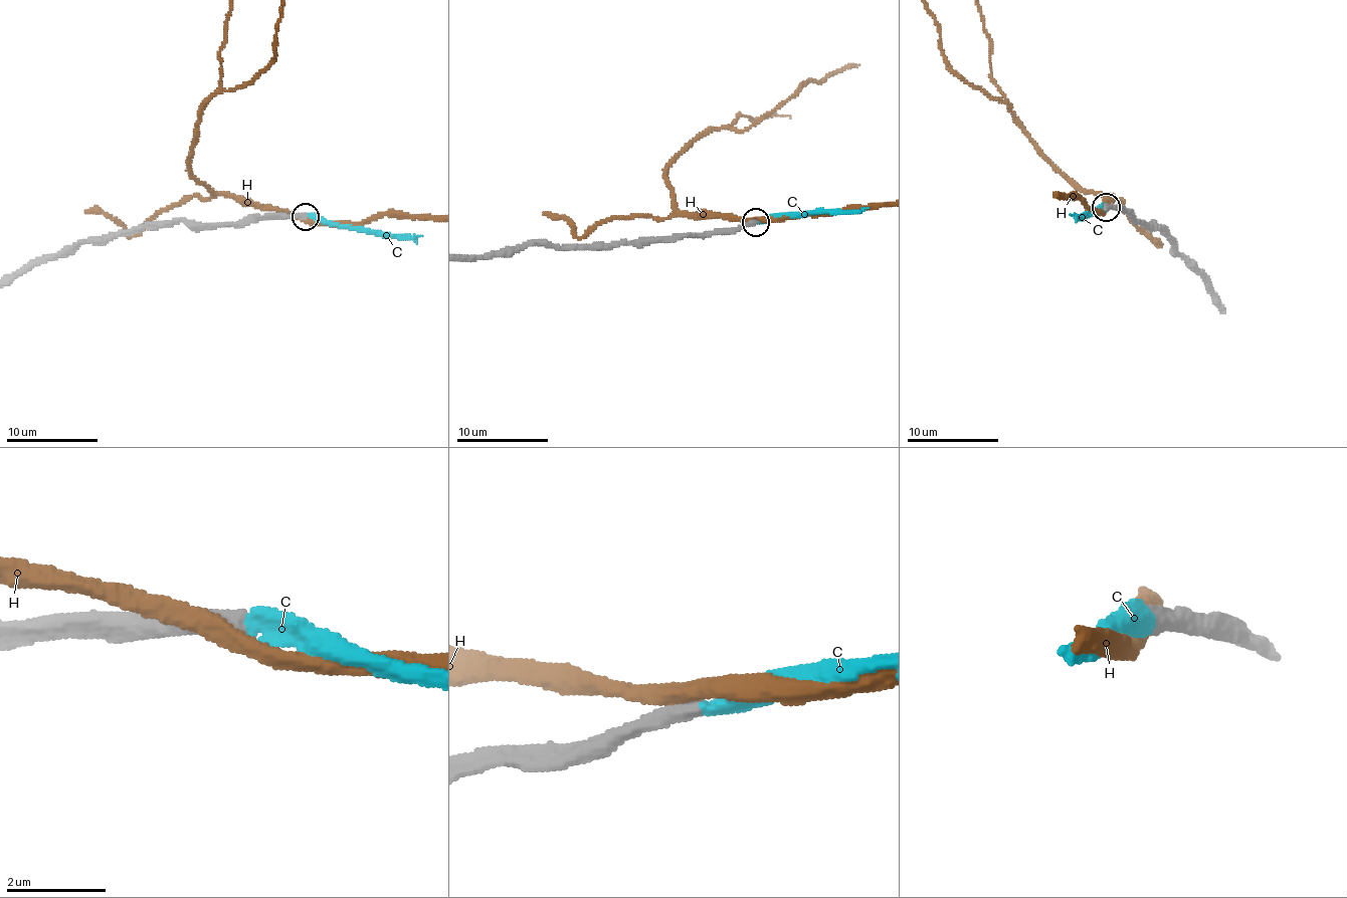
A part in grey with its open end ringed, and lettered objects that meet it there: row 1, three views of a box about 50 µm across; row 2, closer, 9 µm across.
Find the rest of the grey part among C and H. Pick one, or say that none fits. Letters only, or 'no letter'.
C

